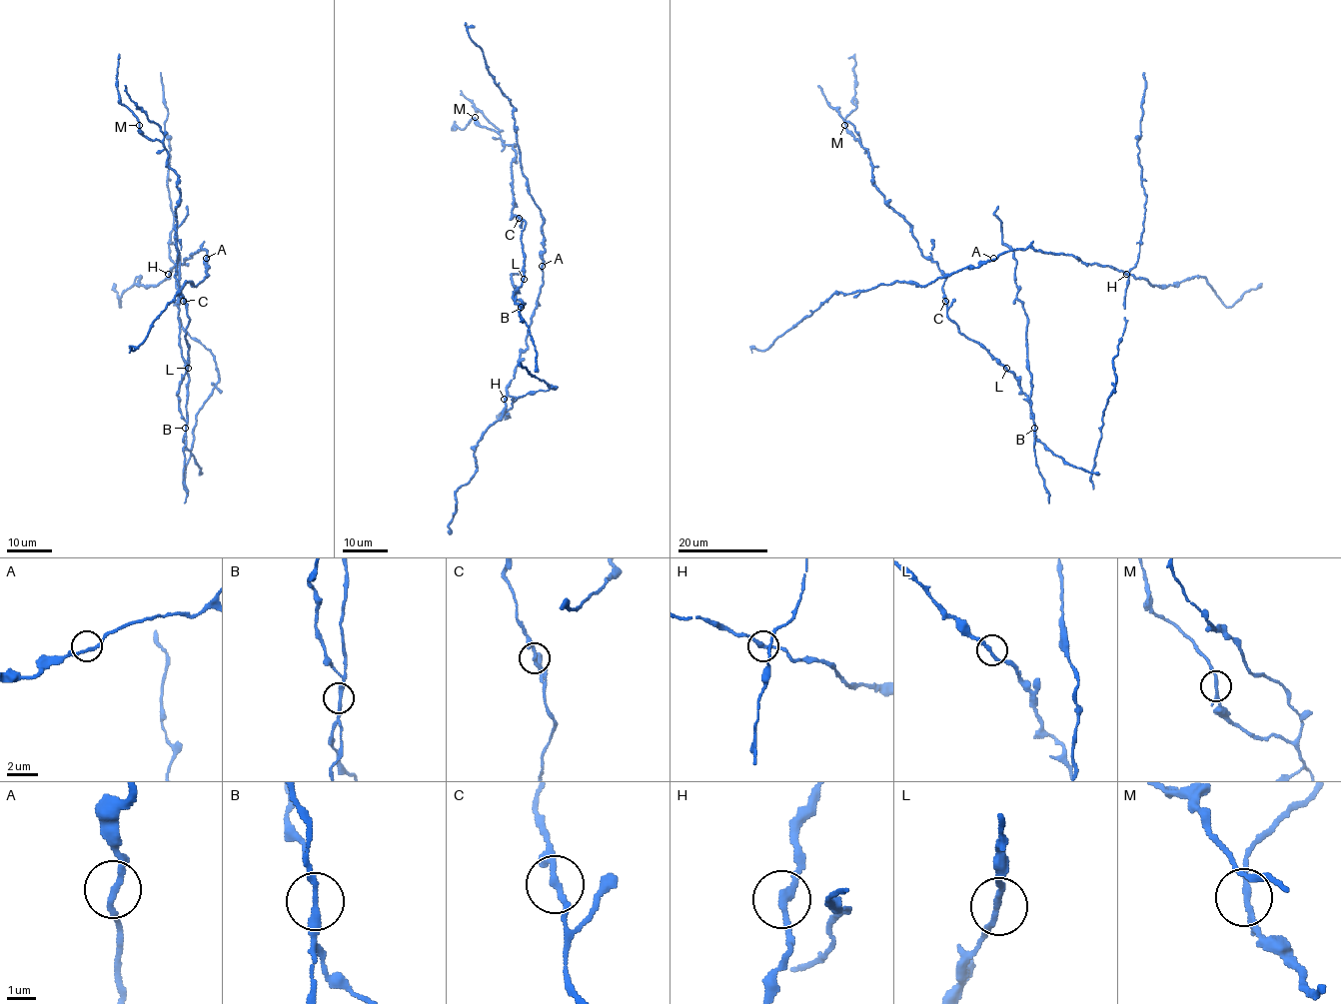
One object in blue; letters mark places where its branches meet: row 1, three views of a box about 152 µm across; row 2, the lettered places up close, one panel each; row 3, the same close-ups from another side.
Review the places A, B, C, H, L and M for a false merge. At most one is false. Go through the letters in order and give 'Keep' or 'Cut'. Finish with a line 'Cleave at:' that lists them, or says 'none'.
A: Keep
B: Cut
C: Keep
H: Keep
L: Keep
M: Keep
Cleave at: B

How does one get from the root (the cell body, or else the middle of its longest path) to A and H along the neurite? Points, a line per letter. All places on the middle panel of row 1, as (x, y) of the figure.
A: (532, 376), (554, 388), (507, 399), (507, 387), (527, 347), (543, 284), (542, 266)
H: (532, 376), (554, 388), (551, 386), (548, 390), (514, 397), (515, 402), (504, 399)

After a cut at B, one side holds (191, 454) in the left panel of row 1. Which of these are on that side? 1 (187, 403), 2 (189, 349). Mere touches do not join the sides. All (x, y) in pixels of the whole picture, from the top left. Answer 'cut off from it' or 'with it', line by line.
1: cut off from it
2: with it

